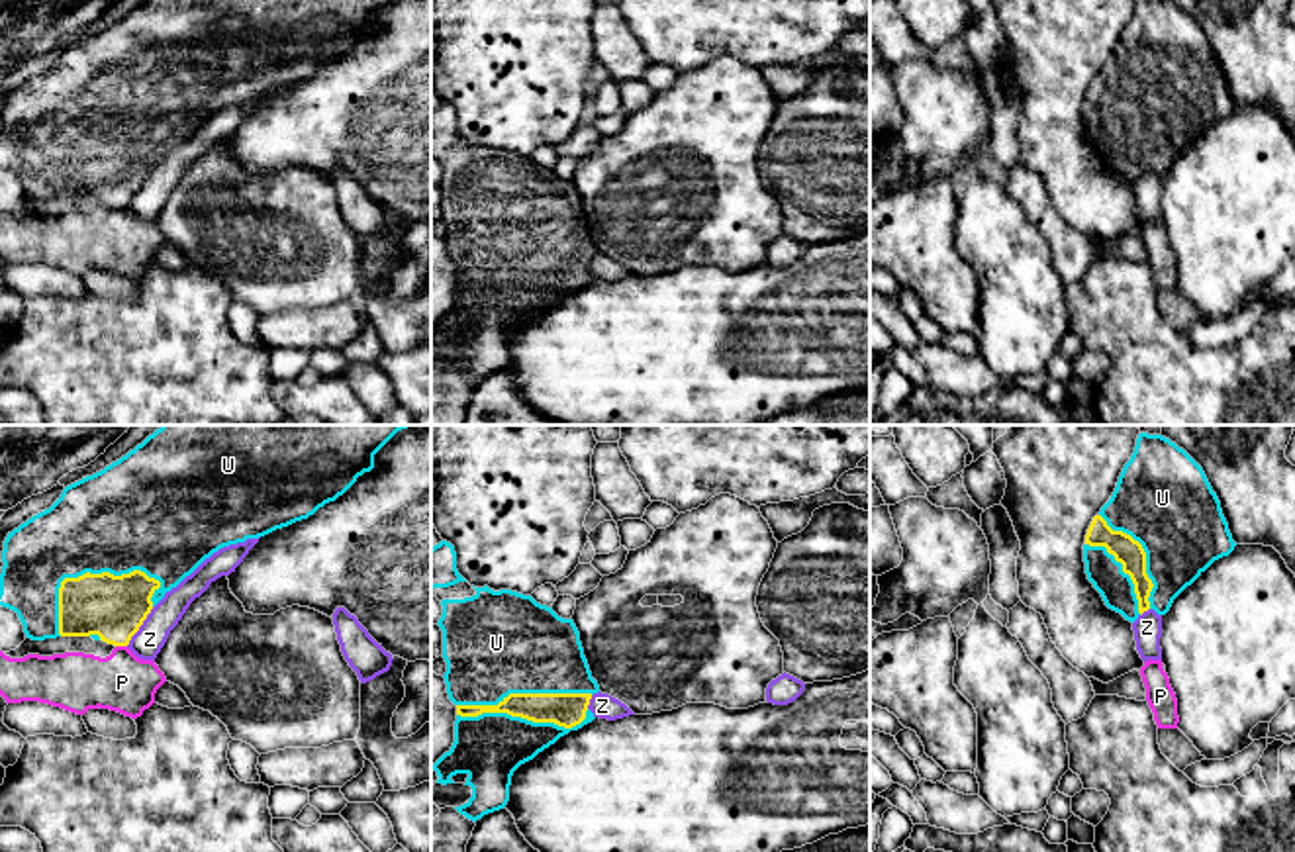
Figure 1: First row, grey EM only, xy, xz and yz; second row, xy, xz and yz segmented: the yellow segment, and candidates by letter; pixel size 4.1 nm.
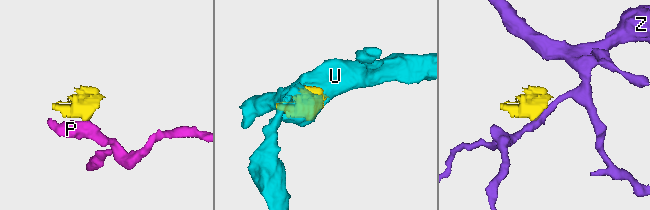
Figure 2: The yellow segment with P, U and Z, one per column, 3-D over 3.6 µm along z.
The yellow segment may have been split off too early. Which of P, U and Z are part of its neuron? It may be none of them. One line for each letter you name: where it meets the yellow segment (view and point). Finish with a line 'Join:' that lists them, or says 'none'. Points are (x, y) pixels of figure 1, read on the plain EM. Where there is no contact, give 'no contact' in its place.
U: meets yellow in xy at (87, 134)
Join: U

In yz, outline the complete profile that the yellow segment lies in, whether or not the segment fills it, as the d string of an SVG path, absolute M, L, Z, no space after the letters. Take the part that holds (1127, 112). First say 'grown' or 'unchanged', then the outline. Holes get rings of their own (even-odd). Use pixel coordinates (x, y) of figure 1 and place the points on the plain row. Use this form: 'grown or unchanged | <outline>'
grown | M1136 0L1111 61L1087 90L1083 123L1105 166L1134 184L1148 170L1166 176L1174 161L1234 108L1203 29L1170 0Z

